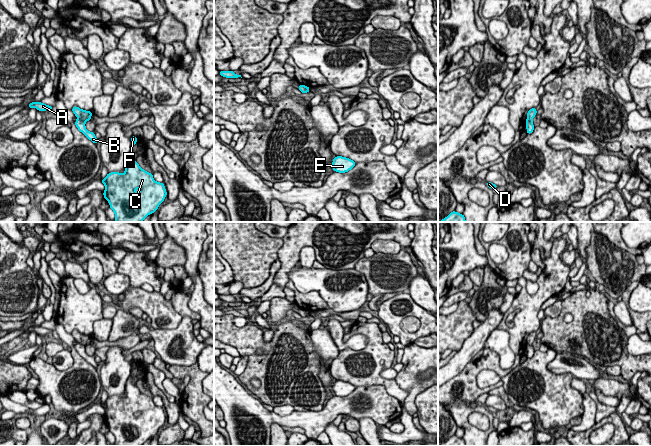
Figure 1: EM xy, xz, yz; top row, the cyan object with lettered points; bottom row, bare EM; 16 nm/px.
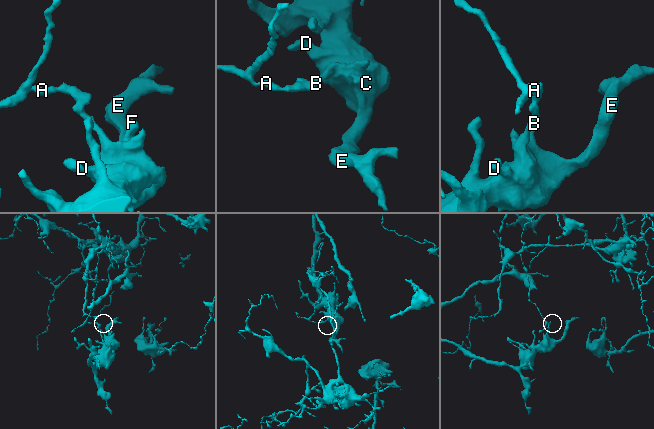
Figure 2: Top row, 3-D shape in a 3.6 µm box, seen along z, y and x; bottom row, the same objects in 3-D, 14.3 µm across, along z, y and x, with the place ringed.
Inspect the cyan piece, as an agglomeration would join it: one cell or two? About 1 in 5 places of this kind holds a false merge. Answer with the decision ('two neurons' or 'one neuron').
two neurons

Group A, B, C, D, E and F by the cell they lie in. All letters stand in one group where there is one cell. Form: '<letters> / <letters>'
A / B C D E F

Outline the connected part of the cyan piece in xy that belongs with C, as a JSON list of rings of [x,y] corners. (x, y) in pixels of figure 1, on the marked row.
[[[130,151],[126,158],[125,172],[123,174],[111,172],[101,181],[105,185],[103,197],[109,202],[110,208],[115,213],[115,222],[142,222],[149,214],[153,214],[158,209],[159,204],[164,201],[167,195],[164,183],[156,182],[151,173],[143,170],[134,160],[132,151]]]

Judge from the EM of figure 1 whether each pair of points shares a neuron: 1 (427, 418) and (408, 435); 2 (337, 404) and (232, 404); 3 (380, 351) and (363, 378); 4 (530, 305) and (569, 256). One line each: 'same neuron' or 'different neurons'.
1: different neurons
2: same neuron
3: same neuron
4: different neurons

